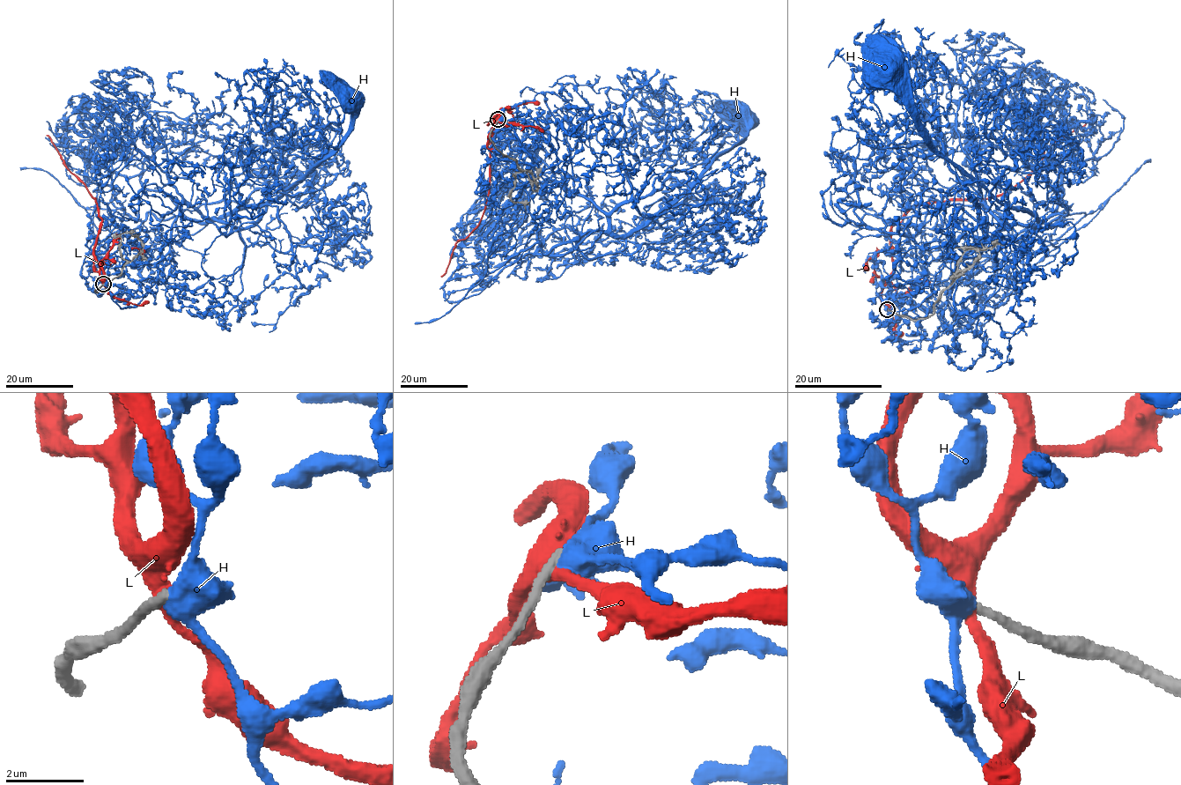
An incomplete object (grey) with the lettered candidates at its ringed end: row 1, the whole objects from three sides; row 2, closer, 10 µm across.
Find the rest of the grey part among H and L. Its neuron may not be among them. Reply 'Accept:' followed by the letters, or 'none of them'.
Accept: none of them

